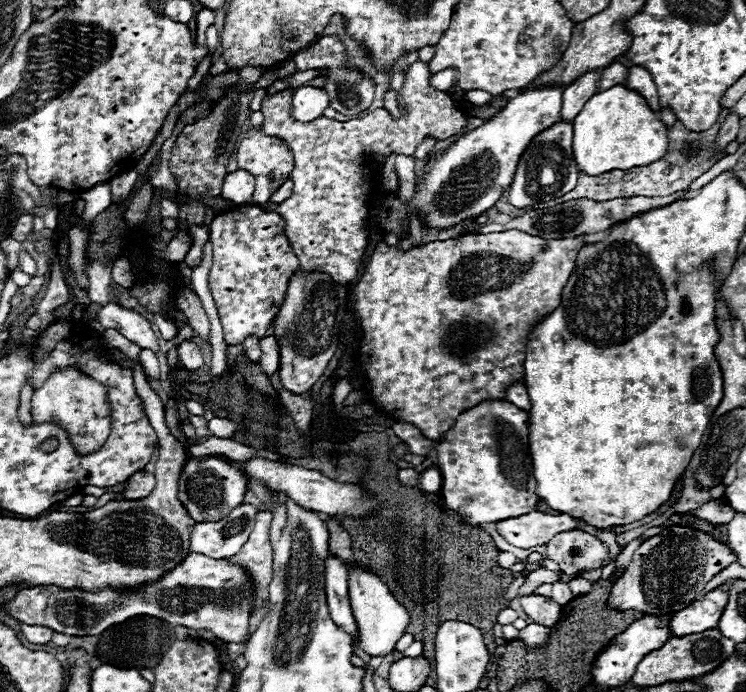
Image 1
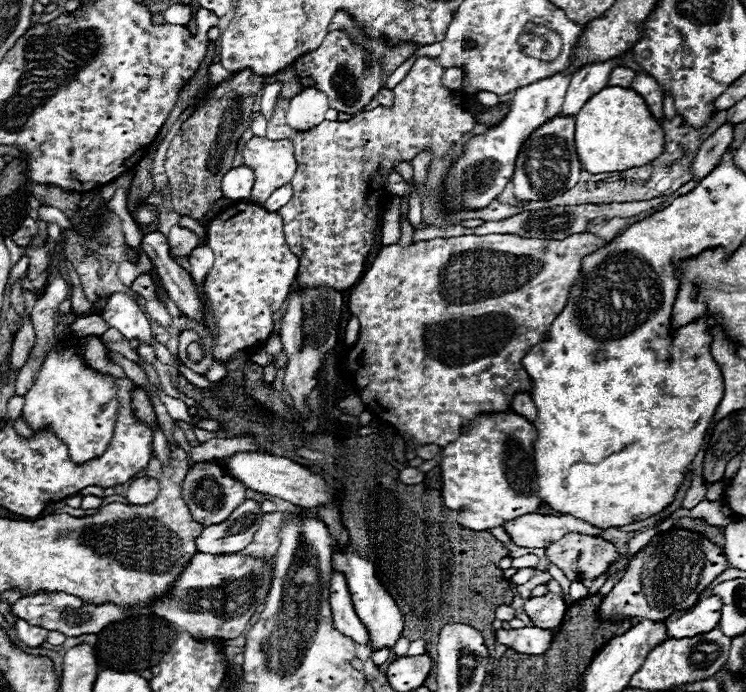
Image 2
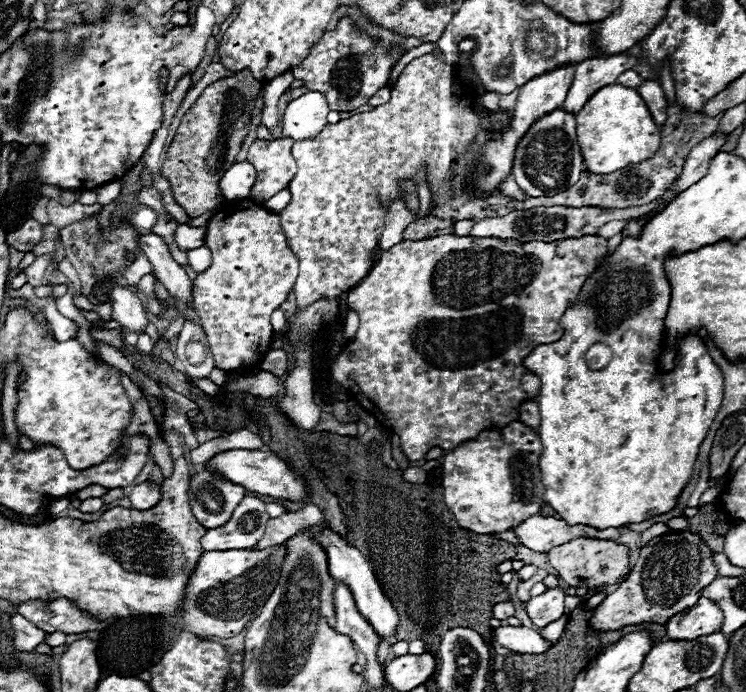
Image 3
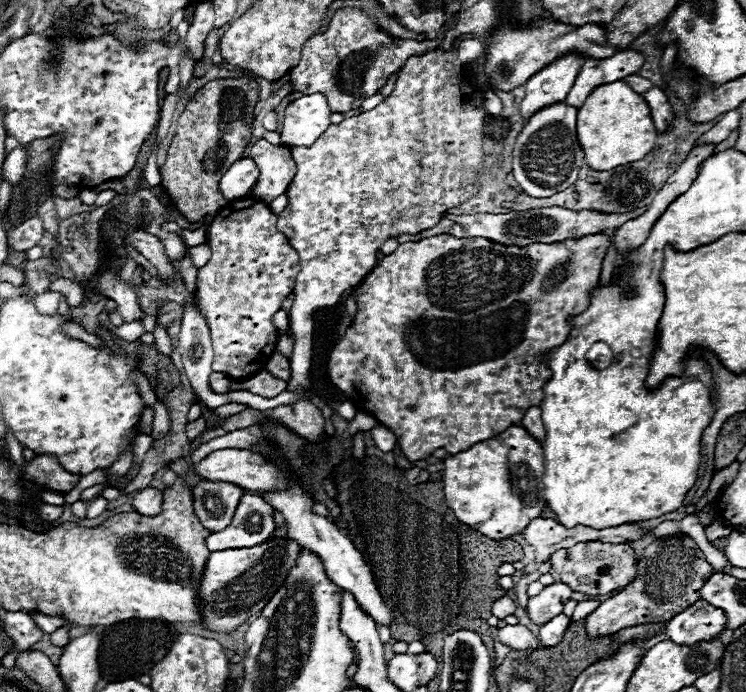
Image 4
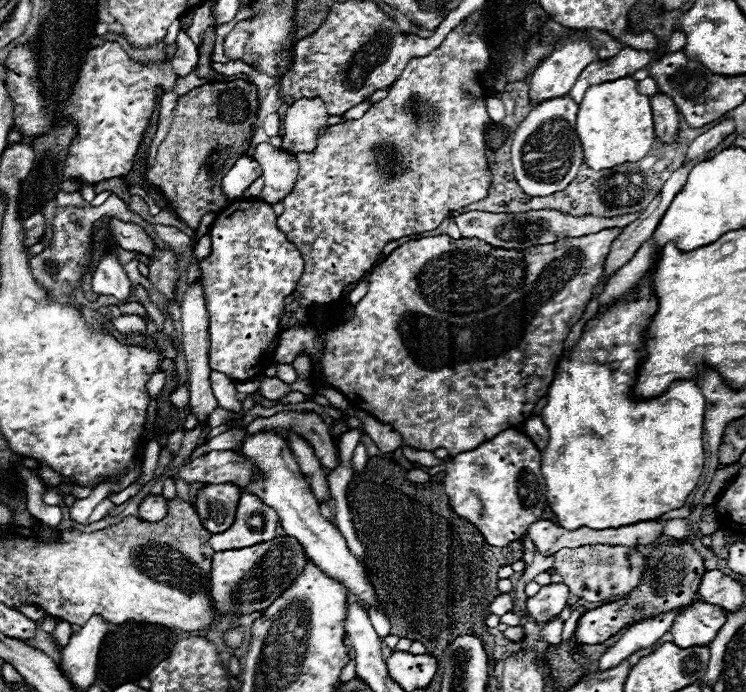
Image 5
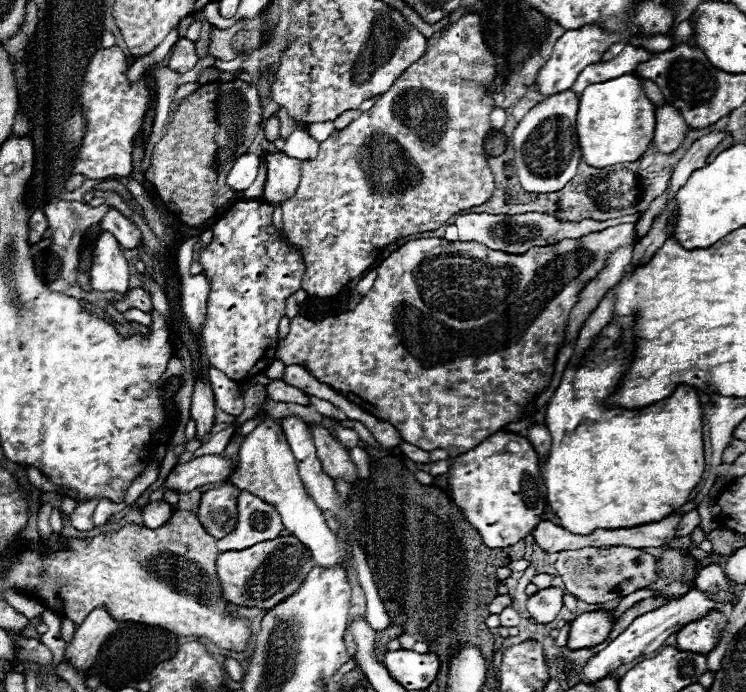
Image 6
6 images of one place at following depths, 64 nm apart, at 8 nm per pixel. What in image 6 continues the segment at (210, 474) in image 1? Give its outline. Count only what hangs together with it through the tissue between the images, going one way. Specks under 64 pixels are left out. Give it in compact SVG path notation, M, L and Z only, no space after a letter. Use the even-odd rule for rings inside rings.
M224 484L220 488L208 490L202 496L200 508L198 508L198 518L200 518L200 524L204 526L204 530L208 530L208 534L212 534L212 538L220 540L236 528L238 494L240 494L240 490L236 486Z

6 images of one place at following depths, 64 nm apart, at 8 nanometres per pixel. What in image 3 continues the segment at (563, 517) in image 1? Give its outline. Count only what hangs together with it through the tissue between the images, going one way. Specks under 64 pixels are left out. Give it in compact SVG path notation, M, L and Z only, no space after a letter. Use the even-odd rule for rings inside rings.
M532 516L524 520L514 532L520 538L524 546L528 546L534 552L548 554L552 548L562 546L564 542L570 542L572 538L600 538L600 540L616 540L622 534L624 528L606 528L596 530L590 526L568 526L564 520L558 520L554 516Z

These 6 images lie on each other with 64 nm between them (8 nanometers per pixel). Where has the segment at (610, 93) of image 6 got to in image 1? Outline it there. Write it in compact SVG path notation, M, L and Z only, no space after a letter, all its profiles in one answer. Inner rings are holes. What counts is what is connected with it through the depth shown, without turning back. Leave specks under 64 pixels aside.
M612 86L594 94L572 122L574 160L582 172L598 176L610 170L630 170L634 166L648 166L668 152L666 124L656 118L646 100L626 88Z

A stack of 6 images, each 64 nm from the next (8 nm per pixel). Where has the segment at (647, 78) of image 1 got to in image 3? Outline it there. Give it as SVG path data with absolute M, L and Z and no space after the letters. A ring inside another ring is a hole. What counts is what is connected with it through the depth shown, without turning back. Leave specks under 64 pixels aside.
M646 80L640 88L638 88L638 94L644 98L654 122L658 126L662 126L668 118L668 104L666 104L666 96L664 96L664 90L658 82L652 82L652 80Z

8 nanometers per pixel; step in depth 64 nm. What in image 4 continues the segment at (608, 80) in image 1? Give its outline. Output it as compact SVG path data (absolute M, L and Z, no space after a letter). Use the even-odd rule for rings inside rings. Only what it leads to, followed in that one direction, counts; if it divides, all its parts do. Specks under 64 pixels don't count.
M632 74L632 76L626 76L624 78L638 94L644 94L644 92L648 92L654 84L650 82L650 80L646 80L646 78L640 78L640 76L636 76L636 74Z

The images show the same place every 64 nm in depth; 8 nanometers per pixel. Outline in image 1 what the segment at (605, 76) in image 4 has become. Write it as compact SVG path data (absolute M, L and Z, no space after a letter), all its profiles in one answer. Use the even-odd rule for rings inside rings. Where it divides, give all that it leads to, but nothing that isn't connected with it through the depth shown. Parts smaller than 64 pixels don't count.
M590 70L586 74L582 74L580 78L576 78L564 90L562 110L560 110L562 120L572 122L578 116L578 112L588 102L588 98L592 98L592 94L596 94L596 90L600 86L600 78L602 78L602 70Z

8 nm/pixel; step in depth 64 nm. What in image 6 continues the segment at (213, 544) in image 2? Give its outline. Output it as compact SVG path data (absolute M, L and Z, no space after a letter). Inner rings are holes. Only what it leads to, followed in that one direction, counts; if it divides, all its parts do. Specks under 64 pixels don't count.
M240 490L240 494L238 494L238 526L232 534L218 540L216 546L220 552L244 550L258 542L278 538L280 530L284 530L284 524L280 520L278 510L272 504L256 498L254 494Z

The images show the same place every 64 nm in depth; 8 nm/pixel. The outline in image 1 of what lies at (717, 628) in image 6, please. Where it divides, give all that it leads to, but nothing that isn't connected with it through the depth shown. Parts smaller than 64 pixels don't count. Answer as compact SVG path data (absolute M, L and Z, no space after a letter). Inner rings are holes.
M720 586L700 600L692 602L692 606L672 614L670 618L670 630L672 636L684 636L684 634L698 634L704 630L712 630L718 626L718 620L726 608L728 602L728 588Z

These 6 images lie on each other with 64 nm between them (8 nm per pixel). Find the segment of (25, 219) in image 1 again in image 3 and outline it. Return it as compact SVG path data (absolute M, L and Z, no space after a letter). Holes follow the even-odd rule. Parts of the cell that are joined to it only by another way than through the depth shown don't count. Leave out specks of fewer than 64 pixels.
M30 218L22 224L20 230L10 232L6 236L6 242L20 252L30 252L40 242L40 238L42 238L42 224L36 222L34 218Z

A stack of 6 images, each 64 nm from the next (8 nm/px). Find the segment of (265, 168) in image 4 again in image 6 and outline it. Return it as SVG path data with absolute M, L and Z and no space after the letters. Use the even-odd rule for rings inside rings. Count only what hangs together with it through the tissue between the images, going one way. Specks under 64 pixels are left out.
M274 152L266 154L266 164L268 164L268 178L262 198L272 204L292 198L296 186L300 184L302 162L286 156L284 152Z

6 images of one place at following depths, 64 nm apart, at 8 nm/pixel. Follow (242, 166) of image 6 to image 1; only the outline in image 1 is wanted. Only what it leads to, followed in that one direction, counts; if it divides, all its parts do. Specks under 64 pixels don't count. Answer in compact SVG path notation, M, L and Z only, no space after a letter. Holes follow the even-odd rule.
M248 170L230 172L222 184L222 196L236 204L252 204L254 176Z

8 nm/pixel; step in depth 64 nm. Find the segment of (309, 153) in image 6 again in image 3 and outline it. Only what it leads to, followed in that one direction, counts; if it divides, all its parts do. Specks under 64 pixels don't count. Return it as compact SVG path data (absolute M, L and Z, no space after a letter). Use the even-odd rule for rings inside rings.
M306 92L292 100L282 116L282 138L314 138L328 124L328 102L320 92Z

